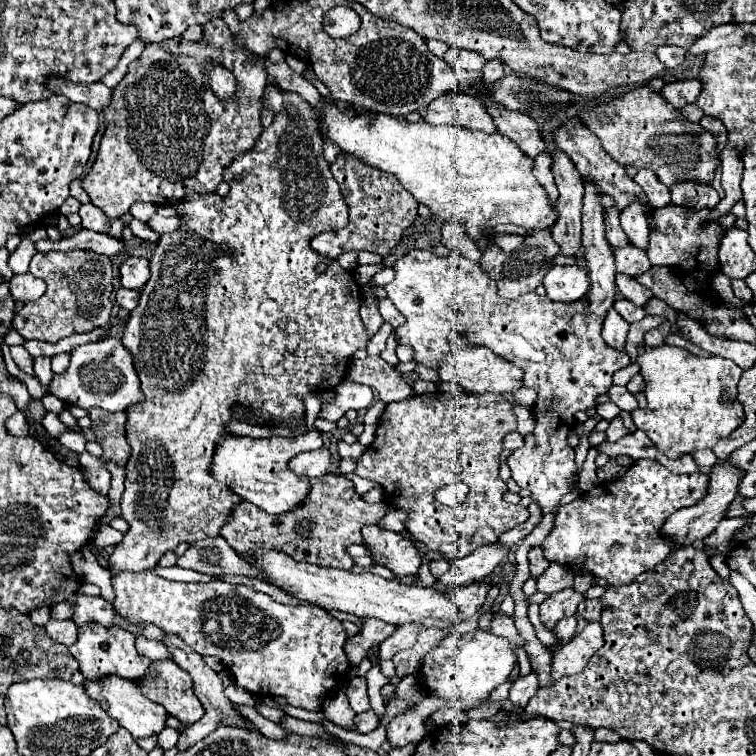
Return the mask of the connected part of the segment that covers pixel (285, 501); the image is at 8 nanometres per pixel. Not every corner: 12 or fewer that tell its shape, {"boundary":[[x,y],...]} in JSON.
{"boundary":[[219,438],[213,476],[269,514],[297,508],[309,480],[287,462],[323,446],[297,438]]}

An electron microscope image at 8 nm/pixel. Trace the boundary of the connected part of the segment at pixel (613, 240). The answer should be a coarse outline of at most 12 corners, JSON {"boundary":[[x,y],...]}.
{"boundary":[[609,208],[605,214],[607,242],[613,250],[629,240],[619,226],[619,210]]}

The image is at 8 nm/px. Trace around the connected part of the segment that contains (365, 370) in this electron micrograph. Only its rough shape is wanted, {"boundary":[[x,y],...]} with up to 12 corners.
{"boundary":[[381,358],[351,360],[347,380],[367,384],[385,404],[411,390]]}

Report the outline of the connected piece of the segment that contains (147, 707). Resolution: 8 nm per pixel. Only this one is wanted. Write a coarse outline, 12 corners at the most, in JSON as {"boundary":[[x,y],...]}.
{"boundary":[[119,676],[87,694],[133,738],[165,728],[167,710]]}

